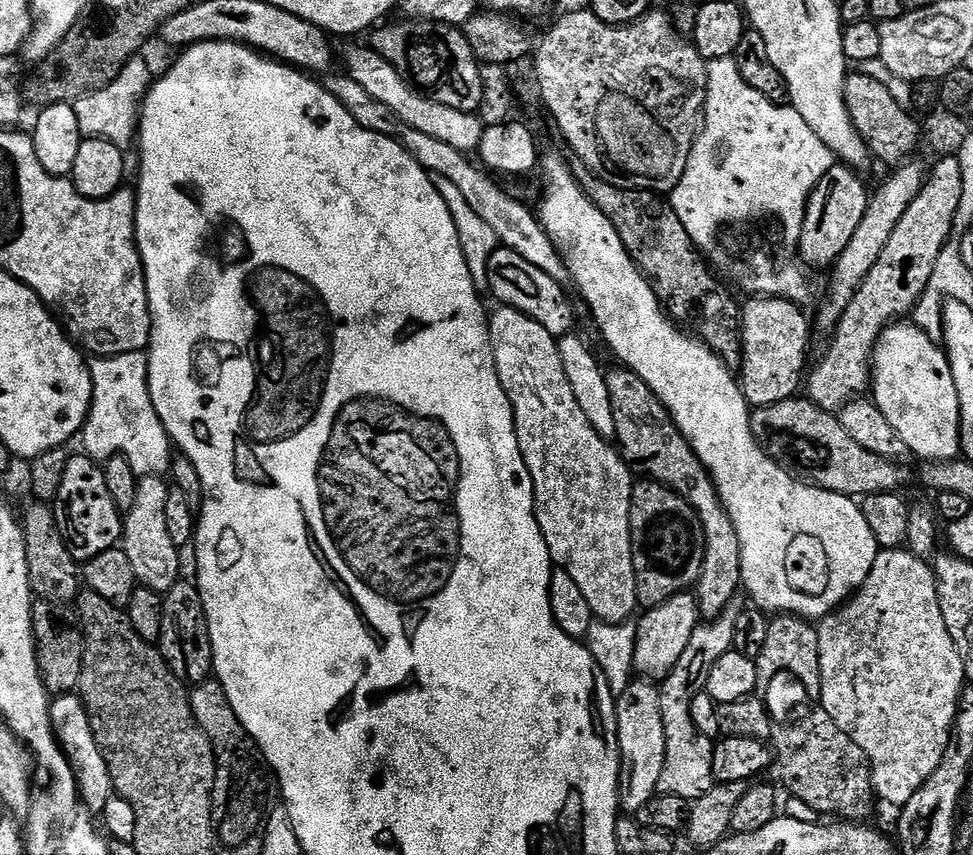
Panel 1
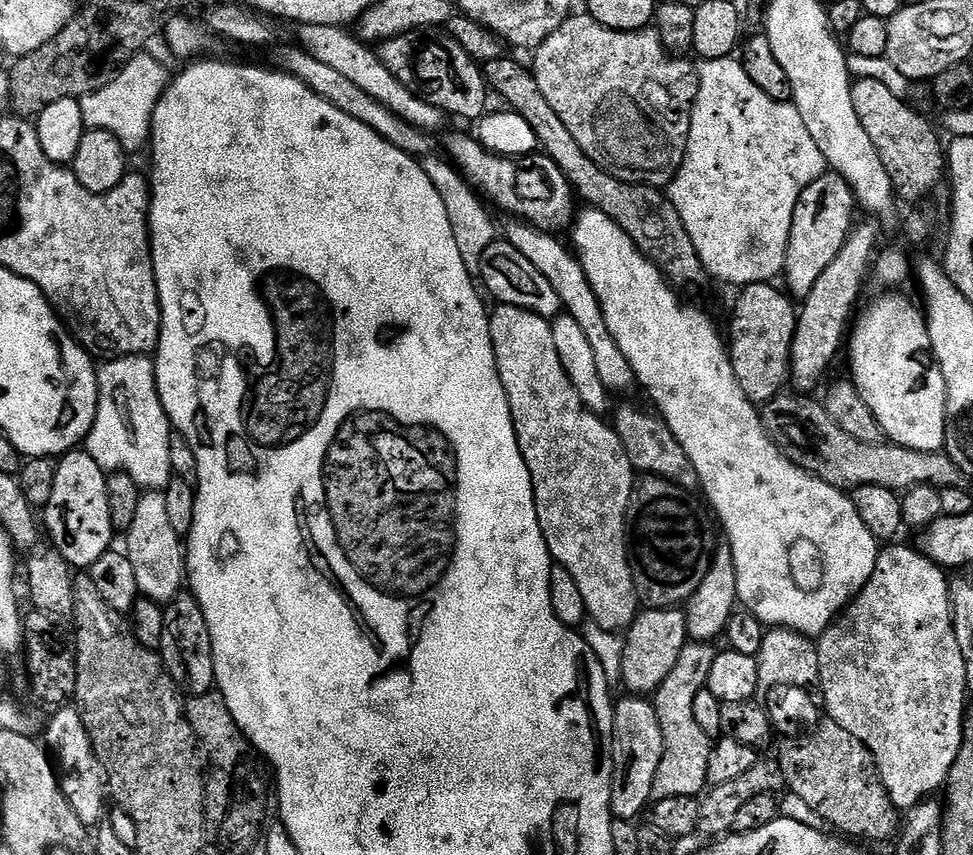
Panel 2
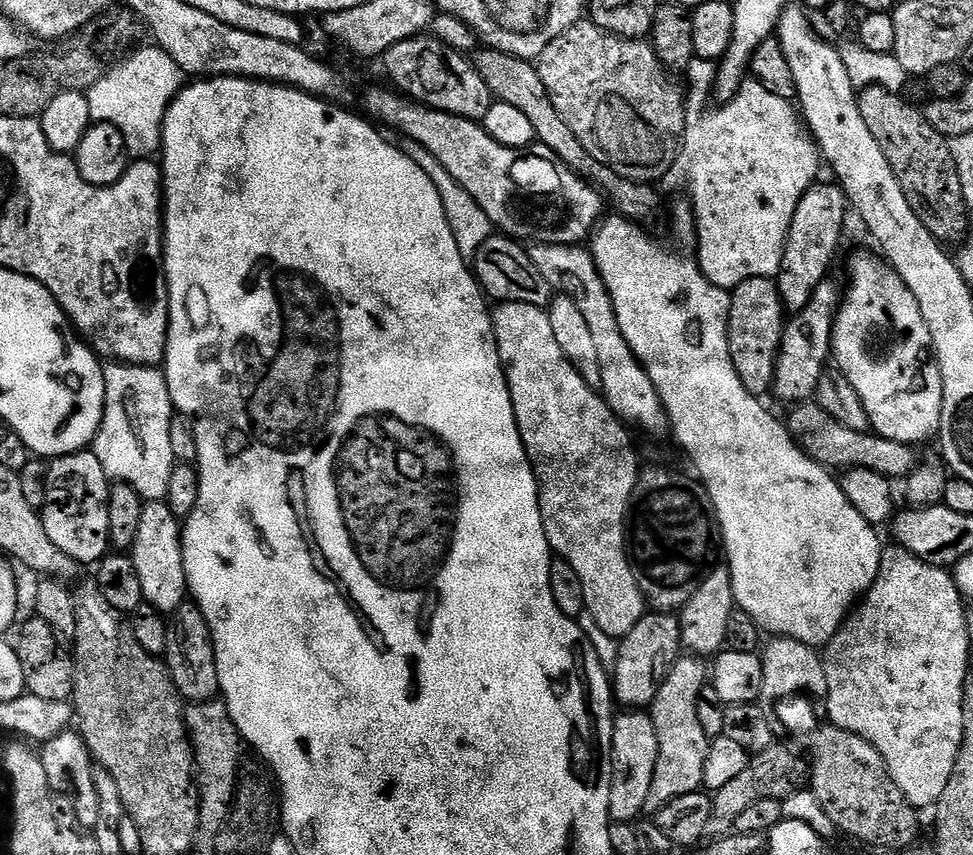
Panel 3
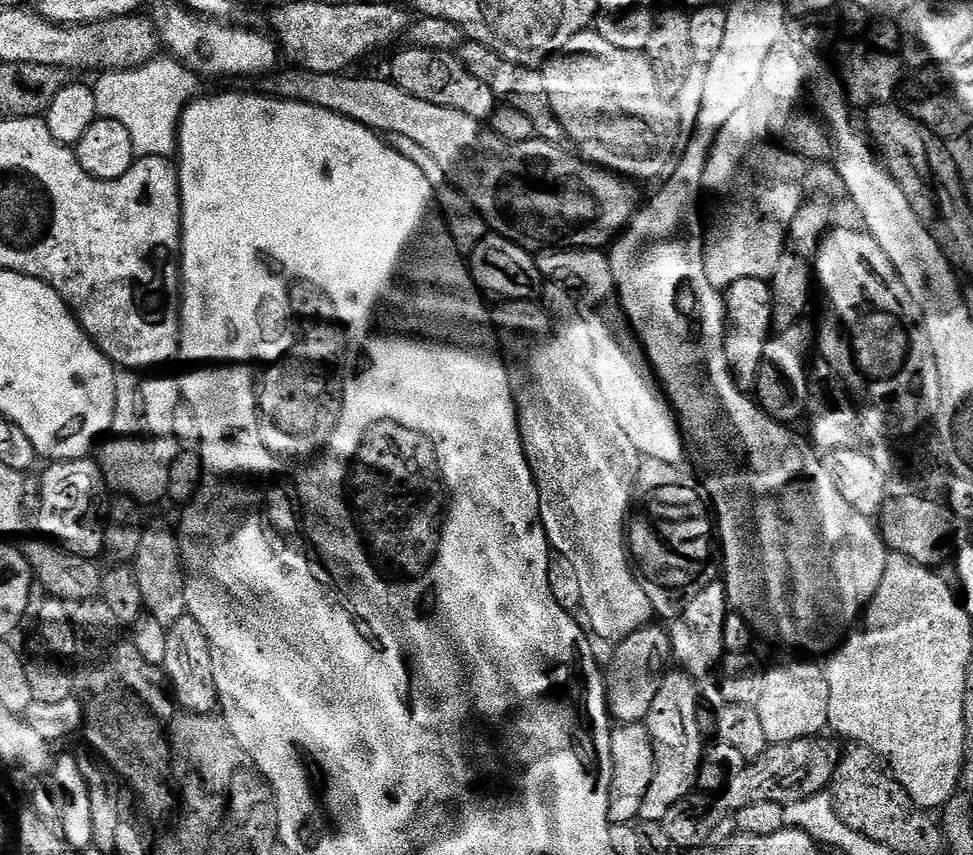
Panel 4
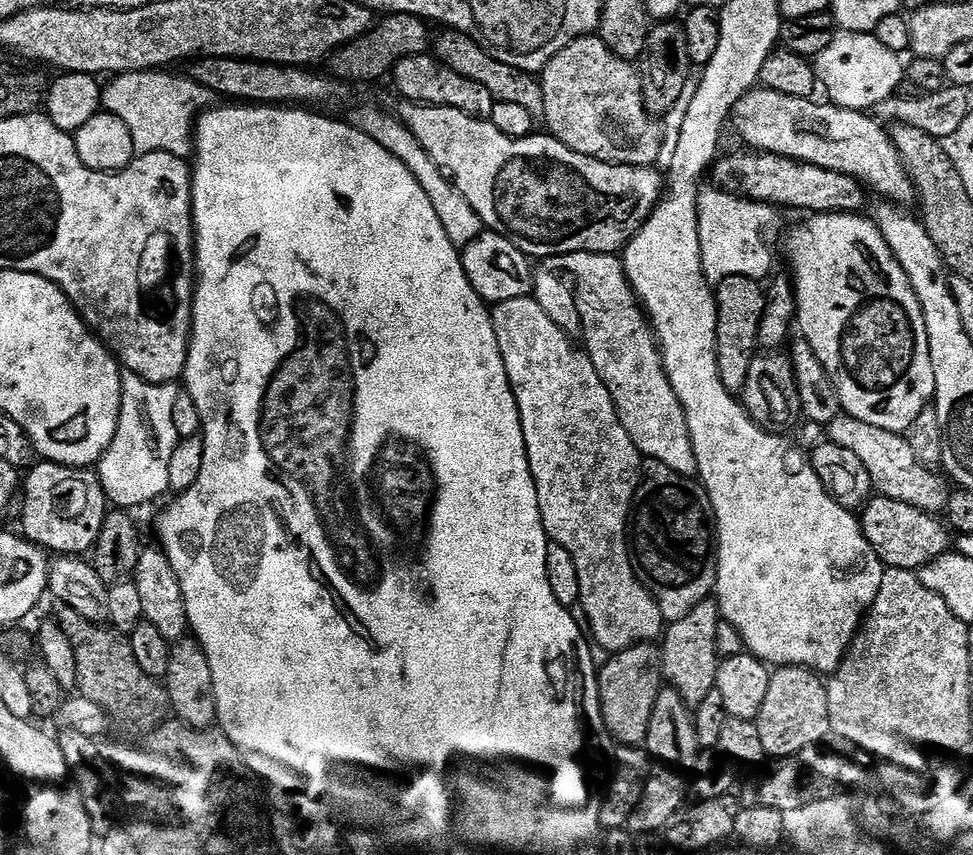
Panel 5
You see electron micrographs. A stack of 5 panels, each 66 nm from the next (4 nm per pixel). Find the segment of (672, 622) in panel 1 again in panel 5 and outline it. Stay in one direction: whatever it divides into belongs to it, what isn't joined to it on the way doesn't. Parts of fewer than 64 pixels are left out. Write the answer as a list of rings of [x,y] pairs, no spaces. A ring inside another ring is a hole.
[[[655,643],[635,644],[621,652],[611,653],[606,666],[598,672],[600,713],[607,735],[620,740],[616,742],[647,741],[650,718],[665,684],[662,654]]]

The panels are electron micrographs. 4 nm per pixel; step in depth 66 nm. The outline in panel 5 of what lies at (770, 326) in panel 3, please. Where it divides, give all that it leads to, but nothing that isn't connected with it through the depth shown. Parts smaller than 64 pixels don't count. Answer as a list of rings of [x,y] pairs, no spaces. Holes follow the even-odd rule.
[[[731,276],[715,285],[716,309],[718,310],[718,334],[716,357],[722,386],[734,394],[743,393],[746,374],[750,374],[750,362],[758,355],[758,330],[762,326],[762,314],[766,310],[766,288],[761,281],[745,276]]]

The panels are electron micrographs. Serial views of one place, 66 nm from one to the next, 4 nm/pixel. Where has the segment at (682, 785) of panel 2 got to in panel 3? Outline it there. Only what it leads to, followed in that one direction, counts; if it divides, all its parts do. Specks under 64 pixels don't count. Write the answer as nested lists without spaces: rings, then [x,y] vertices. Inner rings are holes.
[[[681,655],[650,705],[654,728],[658,730],[658,766],[654,766],[654,782],[650,782],[645,813],[655,814],[674,802],[674,798],[703,789],[702,766],[706,763],[710,738],[698,722],[698,702],[709,680],[709,665],[701,657]]]

